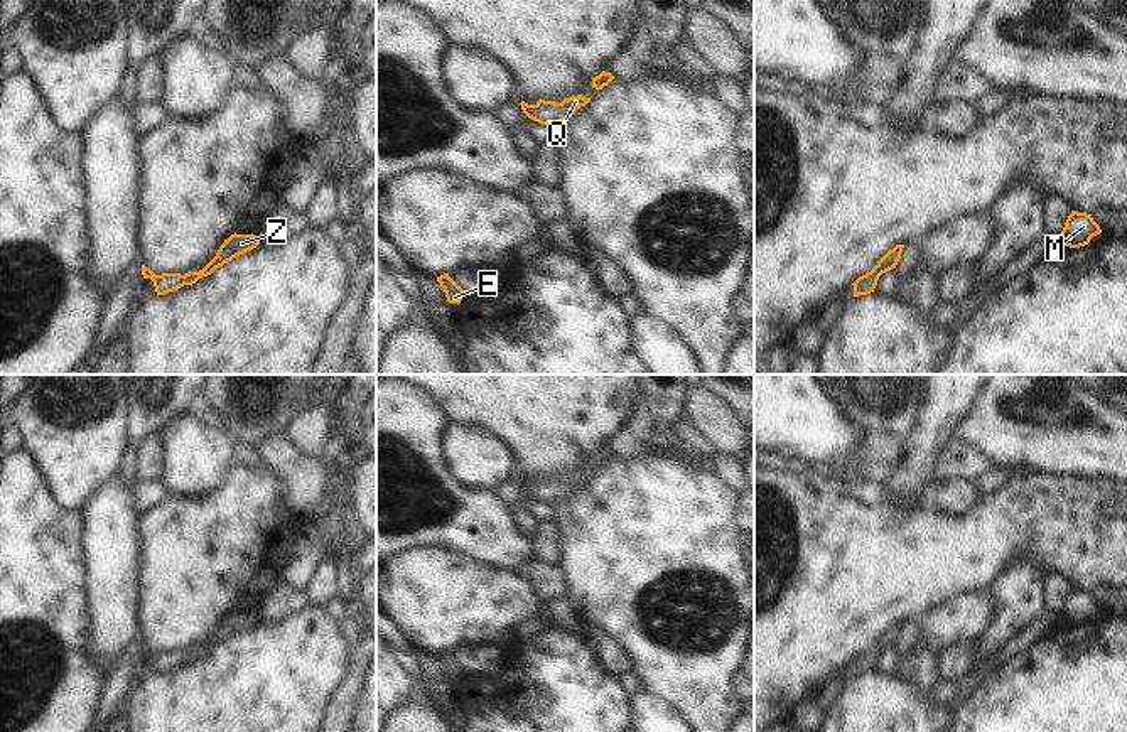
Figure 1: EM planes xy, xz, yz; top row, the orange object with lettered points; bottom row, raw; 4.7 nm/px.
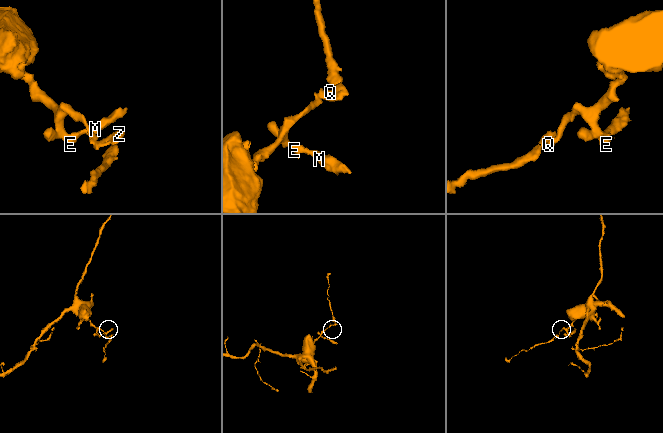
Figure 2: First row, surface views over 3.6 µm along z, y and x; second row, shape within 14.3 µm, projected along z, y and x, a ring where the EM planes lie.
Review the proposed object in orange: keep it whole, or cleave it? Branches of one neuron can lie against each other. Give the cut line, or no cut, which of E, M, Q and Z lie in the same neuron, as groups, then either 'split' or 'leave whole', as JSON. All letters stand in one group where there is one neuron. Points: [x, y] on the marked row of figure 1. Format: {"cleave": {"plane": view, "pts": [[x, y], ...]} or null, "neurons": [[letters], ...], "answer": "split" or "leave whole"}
{"cleave": null, "neurons": [["E", "M", "Q", "Z"]], "answer": "leave whole"}

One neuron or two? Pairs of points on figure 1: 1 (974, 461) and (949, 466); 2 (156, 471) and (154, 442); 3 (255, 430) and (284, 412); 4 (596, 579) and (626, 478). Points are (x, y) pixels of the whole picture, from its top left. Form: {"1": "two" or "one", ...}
{"1": "one", "2": "one", "3": "one", "4": "one"}

